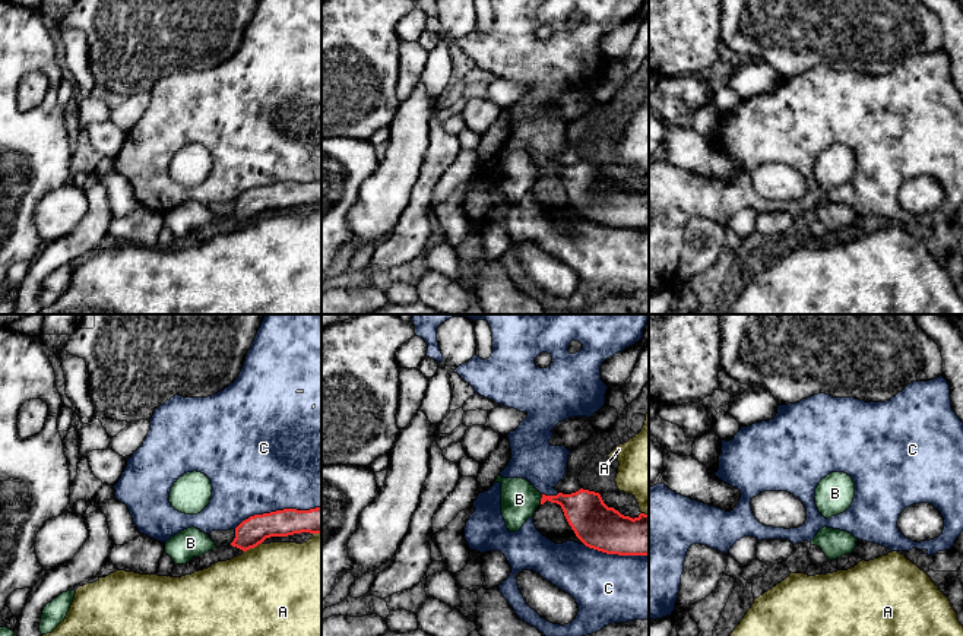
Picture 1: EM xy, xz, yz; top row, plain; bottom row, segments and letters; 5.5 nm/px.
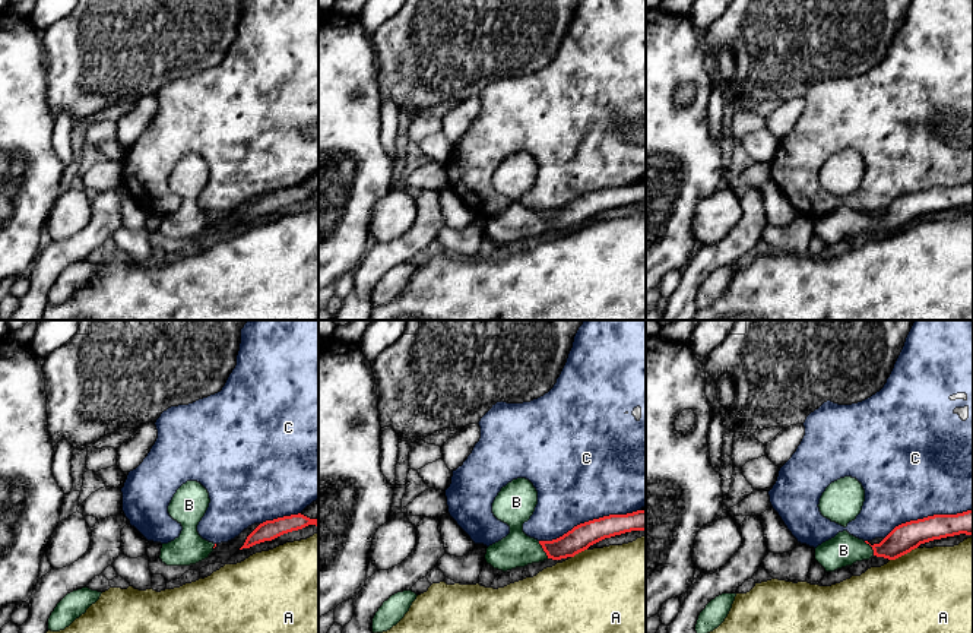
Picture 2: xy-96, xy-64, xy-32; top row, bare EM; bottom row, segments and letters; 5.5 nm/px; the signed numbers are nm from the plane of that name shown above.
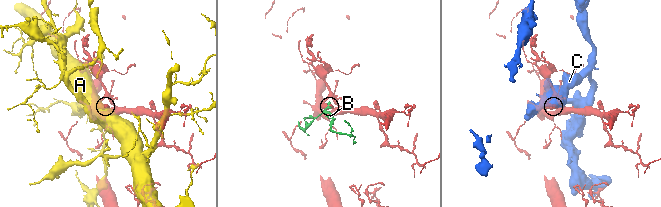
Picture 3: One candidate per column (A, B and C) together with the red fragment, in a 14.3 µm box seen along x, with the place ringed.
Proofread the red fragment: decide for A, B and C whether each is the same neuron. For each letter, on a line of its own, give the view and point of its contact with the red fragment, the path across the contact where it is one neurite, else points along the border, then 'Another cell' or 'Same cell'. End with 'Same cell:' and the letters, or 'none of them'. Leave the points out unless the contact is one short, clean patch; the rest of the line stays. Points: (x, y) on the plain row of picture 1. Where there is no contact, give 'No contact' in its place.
A: Touches red at xy (252, 220). Another cell
B: Touches red at xz (541, 171). Path across: xz (585, 183), (561, 171), (541, 171), (519, 171). Same cell
C: Touches red at xy (276, 183). Another cell
Same cell: B

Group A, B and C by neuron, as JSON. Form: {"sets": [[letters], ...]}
{"sets": [["A"], ["B"], ["C"]]}

